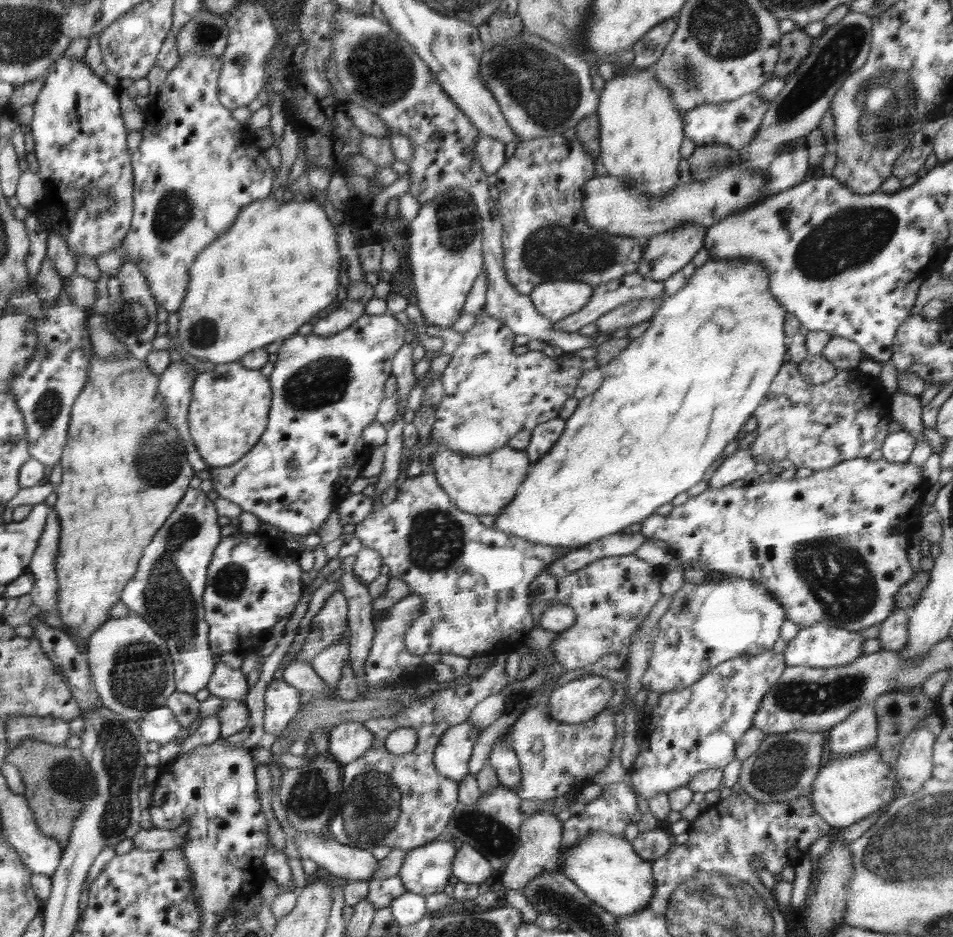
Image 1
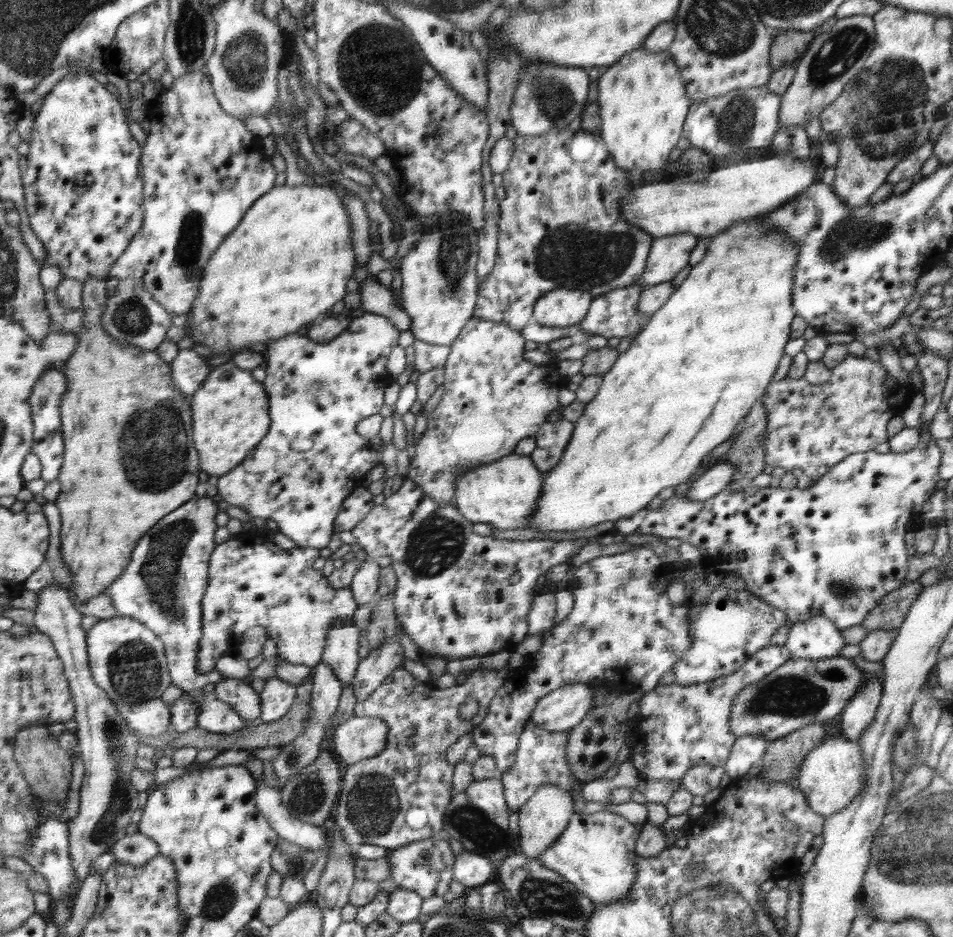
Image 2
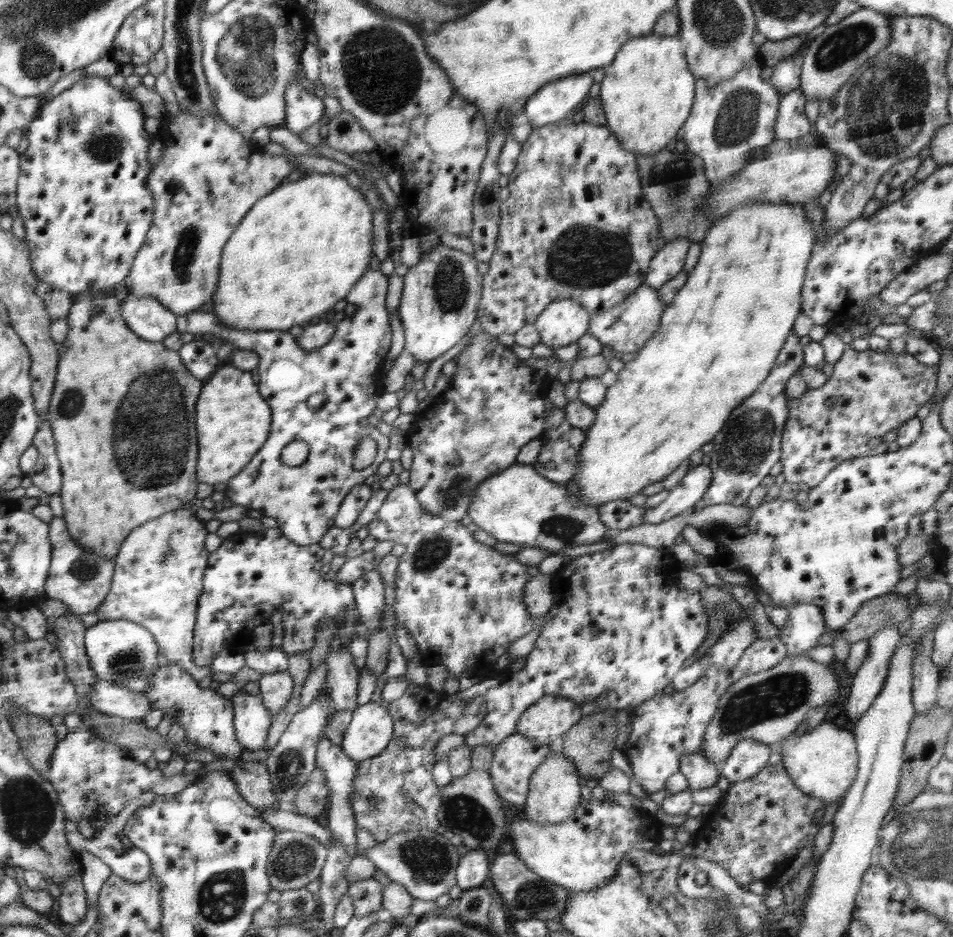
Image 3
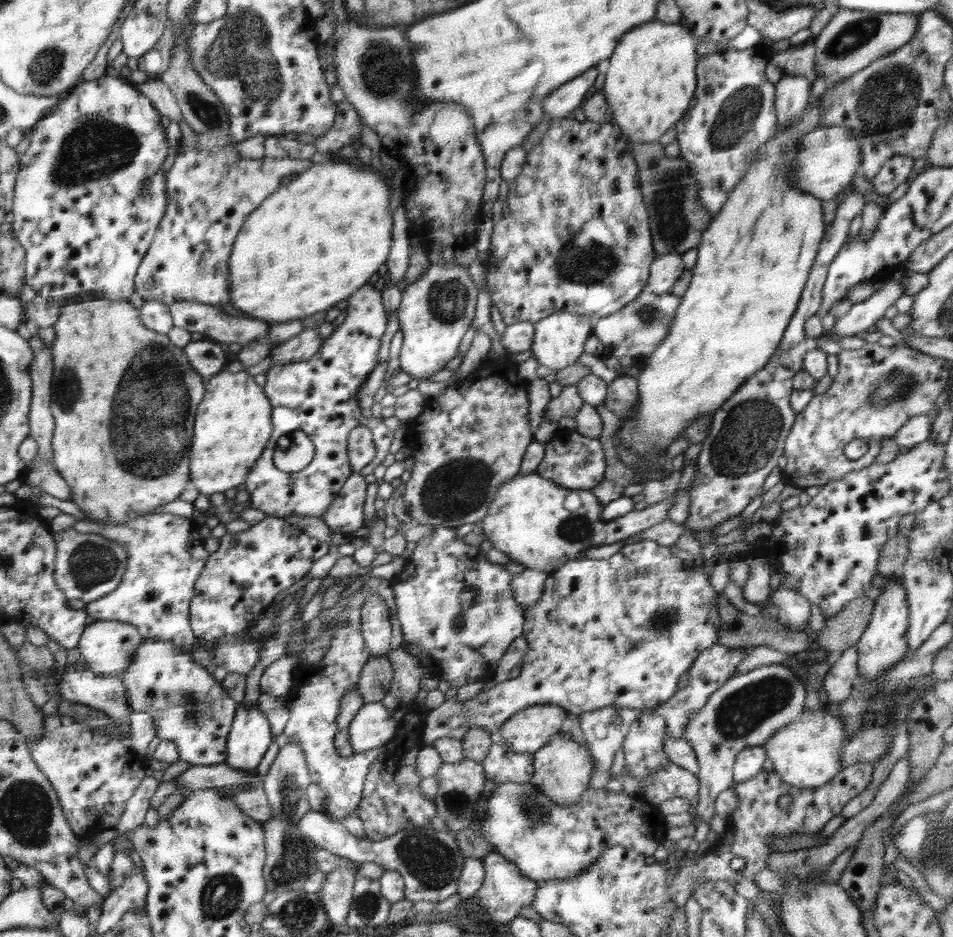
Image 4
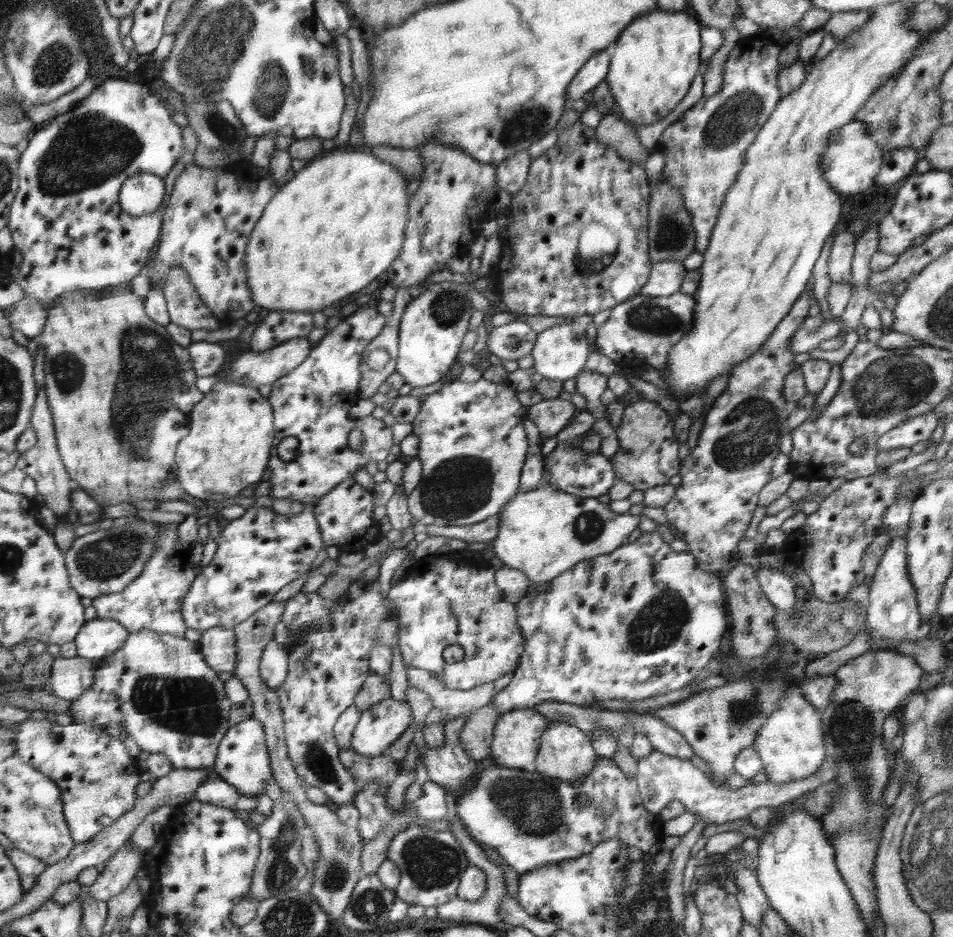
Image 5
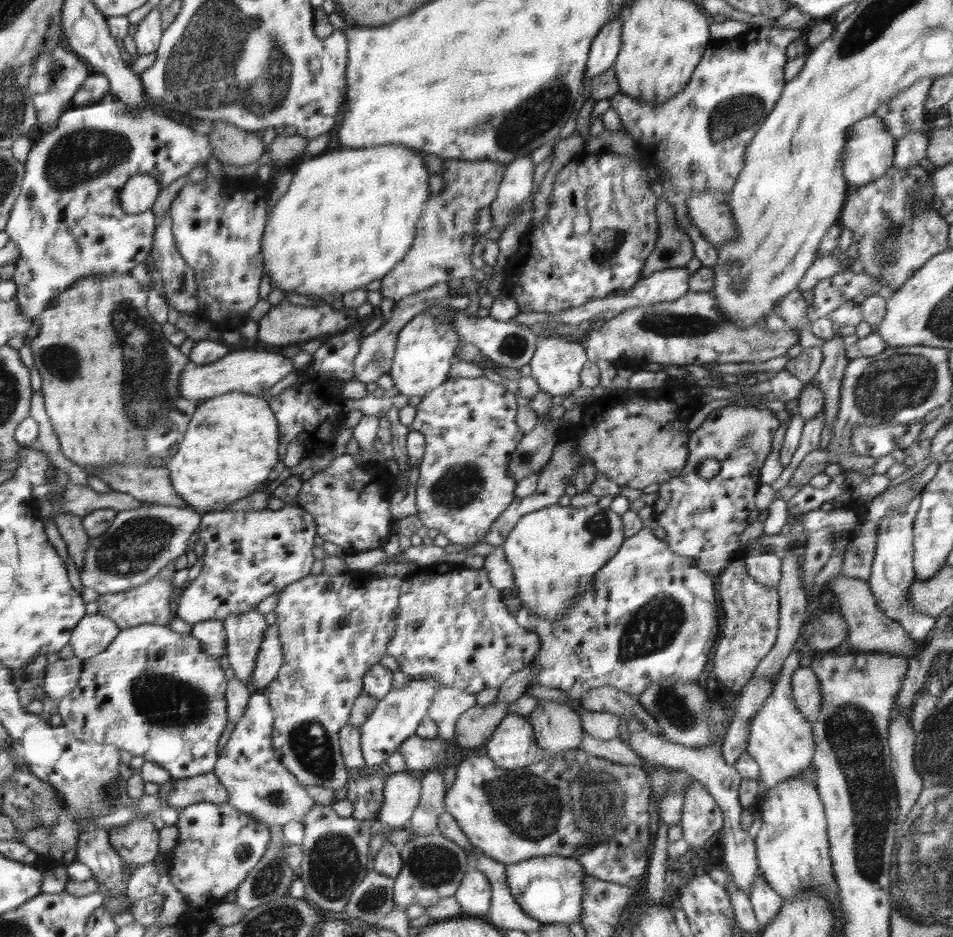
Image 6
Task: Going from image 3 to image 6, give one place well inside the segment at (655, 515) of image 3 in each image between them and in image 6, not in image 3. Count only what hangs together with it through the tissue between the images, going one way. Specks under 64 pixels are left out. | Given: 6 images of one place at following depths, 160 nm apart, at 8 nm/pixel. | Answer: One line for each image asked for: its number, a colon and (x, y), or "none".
4: (527, 520)
5: (545, 532)
6: (555, 552)

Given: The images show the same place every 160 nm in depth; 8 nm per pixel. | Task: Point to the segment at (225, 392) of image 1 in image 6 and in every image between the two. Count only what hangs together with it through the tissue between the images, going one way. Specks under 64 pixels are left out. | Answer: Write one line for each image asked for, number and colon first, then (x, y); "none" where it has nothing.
2: (232, 415)
3: (234, 420)
4: (233, 425)
5: (231, 433)
6: (229, 448)

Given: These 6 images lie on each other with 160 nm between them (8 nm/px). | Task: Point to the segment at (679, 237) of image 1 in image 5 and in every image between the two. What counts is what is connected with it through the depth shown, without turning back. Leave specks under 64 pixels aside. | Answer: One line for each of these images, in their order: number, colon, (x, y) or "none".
2: (668, 255)
3: (667, 263)
4: (665, 270)
5: (665, 278)

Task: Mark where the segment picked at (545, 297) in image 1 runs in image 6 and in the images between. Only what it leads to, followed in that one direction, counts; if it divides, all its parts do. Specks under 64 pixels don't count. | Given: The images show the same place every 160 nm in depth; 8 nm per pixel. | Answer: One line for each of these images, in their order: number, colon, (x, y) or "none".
2: (562, 308)
3: (563, 322)
4: (558, 340)
5: (559, 352)
6: (557, 364)

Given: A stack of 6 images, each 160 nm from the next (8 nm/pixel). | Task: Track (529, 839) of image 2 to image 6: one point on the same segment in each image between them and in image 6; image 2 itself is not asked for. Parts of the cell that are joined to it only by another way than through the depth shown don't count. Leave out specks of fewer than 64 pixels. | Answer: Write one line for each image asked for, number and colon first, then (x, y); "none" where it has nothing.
3: (555, 791)
4: (562, 769)
5: (566, 753)
6: (558, 728)

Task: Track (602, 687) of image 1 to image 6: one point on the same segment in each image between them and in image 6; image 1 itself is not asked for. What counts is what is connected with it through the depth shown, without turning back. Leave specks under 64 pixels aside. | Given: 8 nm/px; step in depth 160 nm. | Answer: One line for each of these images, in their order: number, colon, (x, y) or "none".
2: (561, 710)
3: (550, 718)
4: (530, 730)
5: (517, 736)
6: (514, 745)

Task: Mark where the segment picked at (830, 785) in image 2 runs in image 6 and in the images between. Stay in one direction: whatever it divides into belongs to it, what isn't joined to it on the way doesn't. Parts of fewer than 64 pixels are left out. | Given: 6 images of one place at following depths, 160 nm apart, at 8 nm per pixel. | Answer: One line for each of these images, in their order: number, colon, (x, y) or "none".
3: (822, 763)
4: (806, 753)
5: (790, 744)
6: (781, 741)

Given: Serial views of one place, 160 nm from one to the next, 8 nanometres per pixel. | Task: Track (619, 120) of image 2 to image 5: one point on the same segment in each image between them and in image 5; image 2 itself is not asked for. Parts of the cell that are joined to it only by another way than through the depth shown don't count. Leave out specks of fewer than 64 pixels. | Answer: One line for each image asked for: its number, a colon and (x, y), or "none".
3: (647, 93)
4: (651, 79)
5: (655, 58)

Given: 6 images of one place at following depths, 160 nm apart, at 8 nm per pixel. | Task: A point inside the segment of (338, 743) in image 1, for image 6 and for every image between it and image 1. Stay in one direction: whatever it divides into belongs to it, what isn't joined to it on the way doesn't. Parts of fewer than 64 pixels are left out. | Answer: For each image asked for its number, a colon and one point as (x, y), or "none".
2: (360, 738)
3: (371, 729)
4: (374, 725)
5: (378, 727)
6: (398, 716)

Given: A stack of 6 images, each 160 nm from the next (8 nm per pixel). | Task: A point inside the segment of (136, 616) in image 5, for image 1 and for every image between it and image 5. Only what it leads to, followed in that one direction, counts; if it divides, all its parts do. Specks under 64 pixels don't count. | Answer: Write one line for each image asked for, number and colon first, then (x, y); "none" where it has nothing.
1: (168, 589)
2: (163, 586)
3: (158, 578)
4: (166, 555)

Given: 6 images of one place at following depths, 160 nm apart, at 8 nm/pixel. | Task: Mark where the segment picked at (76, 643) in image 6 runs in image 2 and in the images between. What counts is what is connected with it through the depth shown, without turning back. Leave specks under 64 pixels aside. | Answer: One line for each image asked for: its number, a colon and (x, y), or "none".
2: (128, 660)
3: (123, 652)
4: (107, 647)
5: (99, 638)

